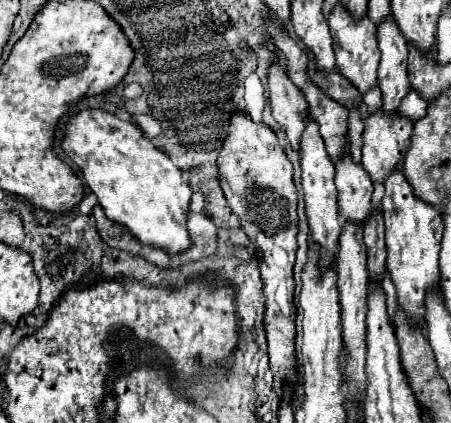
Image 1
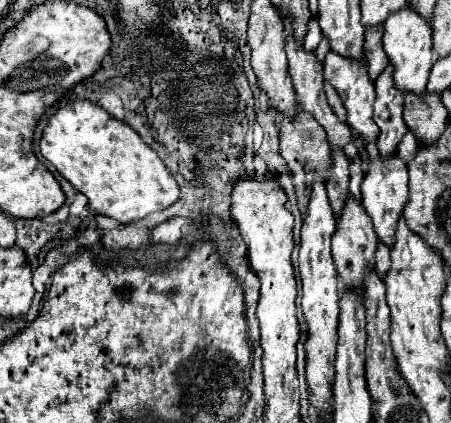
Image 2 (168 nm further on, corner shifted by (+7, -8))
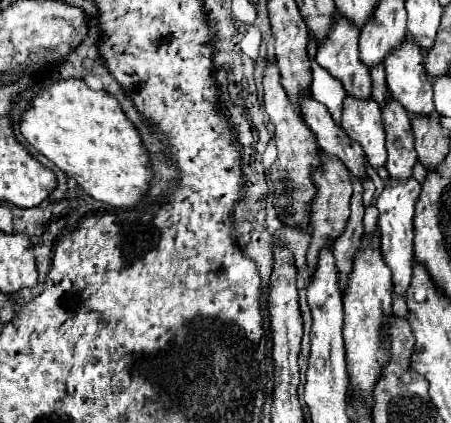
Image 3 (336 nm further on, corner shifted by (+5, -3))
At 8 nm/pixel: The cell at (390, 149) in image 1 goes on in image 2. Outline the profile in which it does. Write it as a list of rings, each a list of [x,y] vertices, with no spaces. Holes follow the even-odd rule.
[[[391,156],[389,160],[371,160],[369,162],[369,172],[361,184],[363,192],[363,208],[371,216],[375,232],[383,244],[389,248],[395,244],[395,230],[397,230],[397,220],[401,218],[401,212],[409,200],[409,188],[407,188],[407,166],[403,160],[397,156]]]

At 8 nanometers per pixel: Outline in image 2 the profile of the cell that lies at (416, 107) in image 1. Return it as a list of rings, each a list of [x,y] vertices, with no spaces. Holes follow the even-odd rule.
[[[407,132],[407,136],[401,140],[401,144],[397,148],[397,156],[405,164],[409,164],[409,160],[413,160],[413,156],[415,156],[415,150],[417,150],[417,140],[415,140],[413,132]]]

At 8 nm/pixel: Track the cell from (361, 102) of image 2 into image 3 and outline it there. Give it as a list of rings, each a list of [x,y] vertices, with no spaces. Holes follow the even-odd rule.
[[[349,95],[343,101],[343,129],[347,135],[357,141],[373,169],[385,165],[387,151],[385,151],[385,137],[383,137],[383,123],[381,123],[381,109],[379,103],[371,99],[351,99]]]

